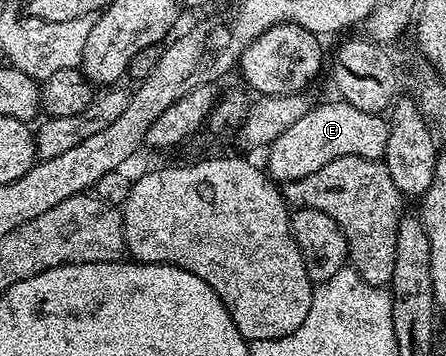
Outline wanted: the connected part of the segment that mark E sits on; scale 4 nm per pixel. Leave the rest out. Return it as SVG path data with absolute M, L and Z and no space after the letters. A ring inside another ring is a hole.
M334 99L324 105L312 104L308 113L301 115L285 135L277 138L266 150L267 165L265 172L272 181L286 183L305 179L305 175L313 175L321 171L333 159L341 155L361 155L379 159L386 151L388 122L380 114L361 111L348 101Z

